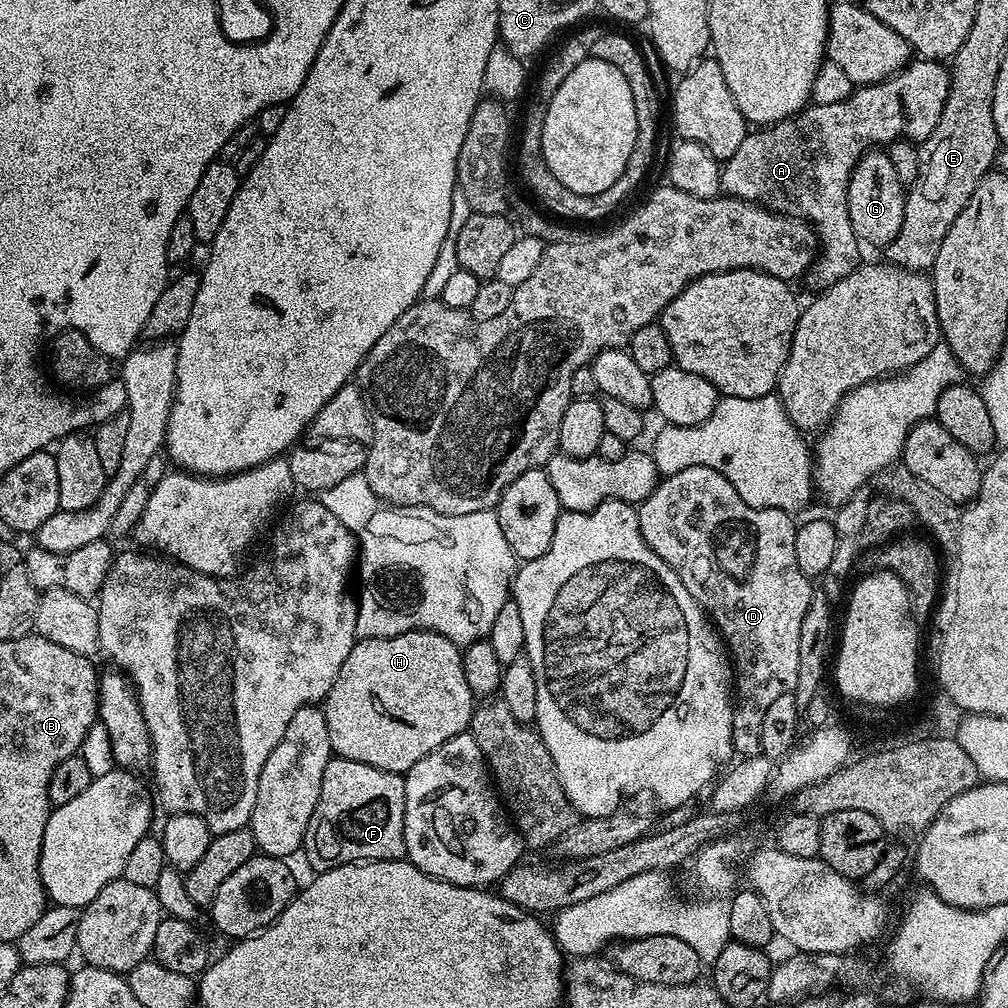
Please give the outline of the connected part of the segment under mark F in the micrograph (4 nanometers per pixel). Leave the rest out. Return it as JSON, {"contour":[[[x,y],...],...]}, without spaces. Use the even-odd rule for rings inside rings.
{"contour":[[[333,758],[329,760],[326,770],[322,774],[322,790],[318,794],[318,806],[314,806],[314,814],[310,818],[310,826],[306,826],[304,835],[304,847],[302,856],[308,859],[308,864],[313,873],[329,872],[331,868],[337,868],[343,864],[358,864],[366,860],[403,860],[404,851],[404,776],[399,772],[387,772],[378,770],[374,766],[366,766],[362,762]]]}

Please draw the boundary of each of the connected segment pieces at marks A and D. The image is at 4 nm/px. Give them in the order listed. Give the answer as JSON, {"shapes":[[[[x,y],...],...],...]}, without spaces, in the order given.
{"shapes":[[[[916,58],[882,82],[857,87],[842,102],[809,103],[795,116],[749,131],[738,151],[723,161],[721,193],[785,214],[796,204],[795,215],[807,220],[818,237],[818,255],[810,277],[819,286],[838,282],[862,260],[862,244],[850,226],[848,209],[848,183],[854,166],[866,150],[887,146],[893,140],[924,141],[938,126],[949,79],[949,69],[941,61]]],[[[686,466],[686,470],[678,470],[678,474],[666,476],[656,485],[656,489],[636,508],[638,514],[638,526],[642,530],[642,538],[678,578],[682,578],[682,586],[690,590],[690,594],[698,601],[701,608],[704,609],[709,621],[718,629],[732,661],[734,669],[734,703],[732,706],[732,750],[737,757],[759,756],[760,747],[762,746],[762,717],[766,714],[766,709],[778,699],[781,694],[787,692],[793,693],[795,683],[798,677],[798,640],[801,637],[802,618],[806,615],[809,597],[812,592],[810,577],[802,574],[798,566],[798,558],[794,558],[794,538],[796,537],[797,521],[789,513],[782,511],[780,508],[751,508],[742,502],[738,490],[718,474],[710,466]]]]}

